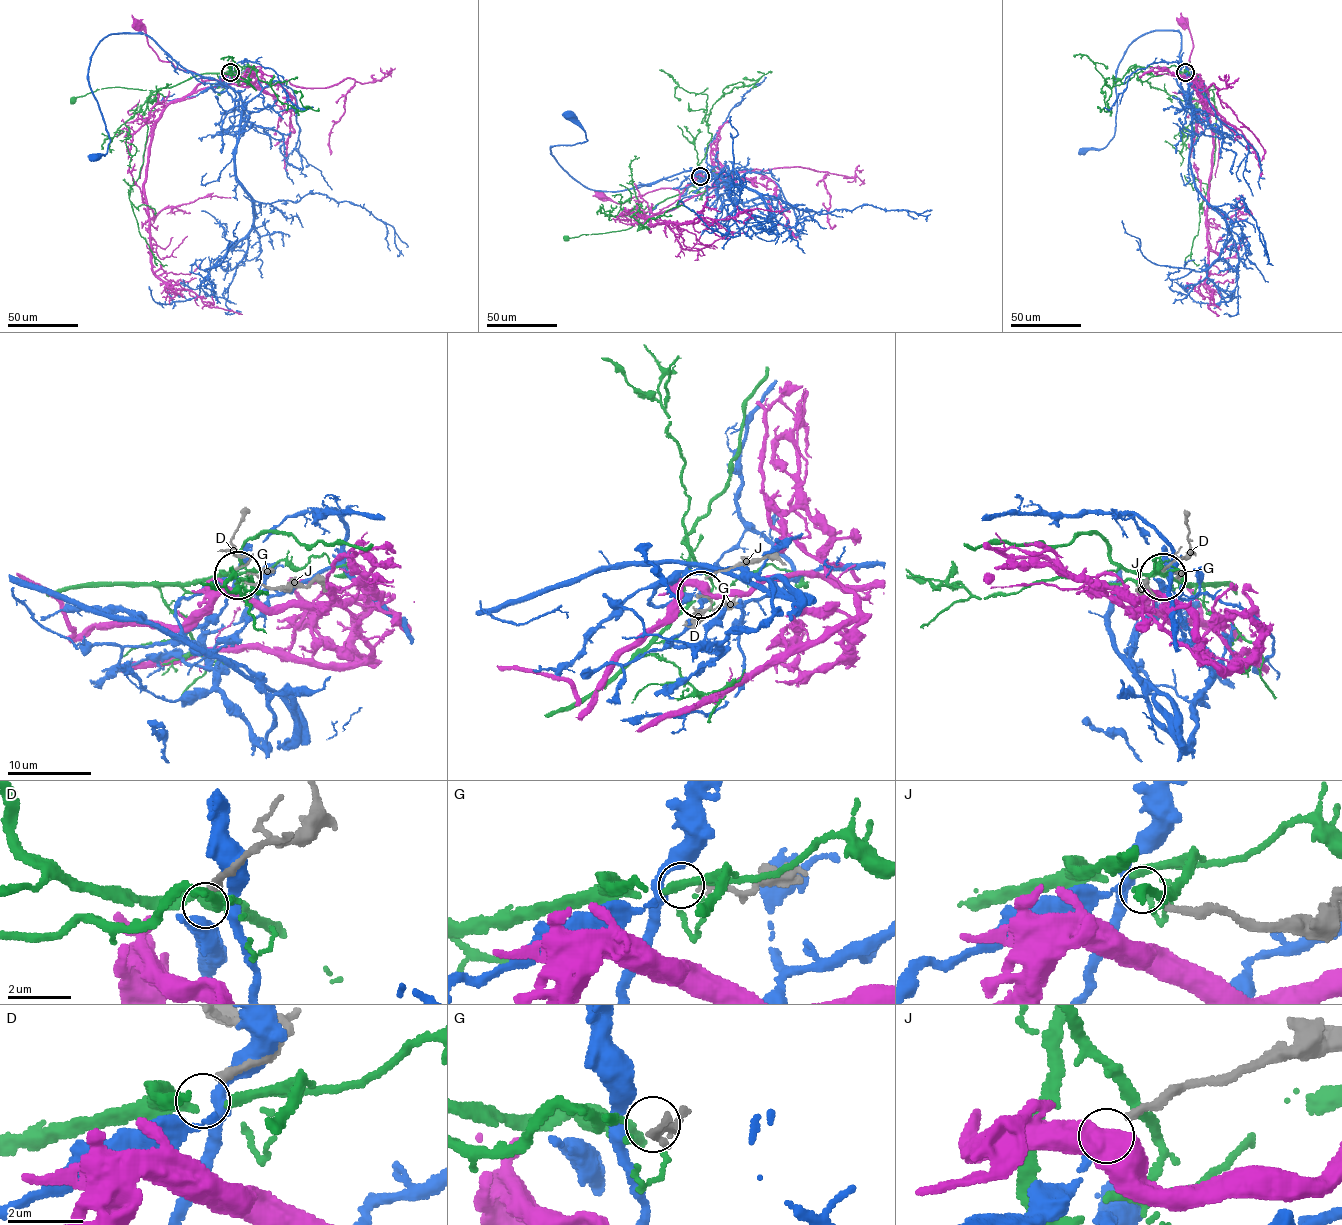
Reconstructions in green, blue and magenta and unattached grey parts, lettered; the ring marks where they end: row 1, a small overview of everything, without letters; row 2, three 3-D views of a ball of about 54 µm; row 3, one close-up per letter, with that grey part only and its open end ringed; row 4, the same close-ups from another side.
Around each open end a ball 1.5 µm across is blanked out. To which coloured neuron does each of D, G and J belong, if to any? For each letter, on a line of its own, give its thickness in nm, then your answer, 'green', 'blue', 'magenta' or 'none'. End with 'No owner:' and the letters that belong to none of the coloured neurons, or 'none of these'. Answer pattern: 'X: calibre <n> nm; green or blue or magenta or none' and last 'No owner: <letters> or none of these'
D: calibre 280 nm; none
G: calibre 160 nm; none
J: calibre 200 nm; blue
No owner: D, G

